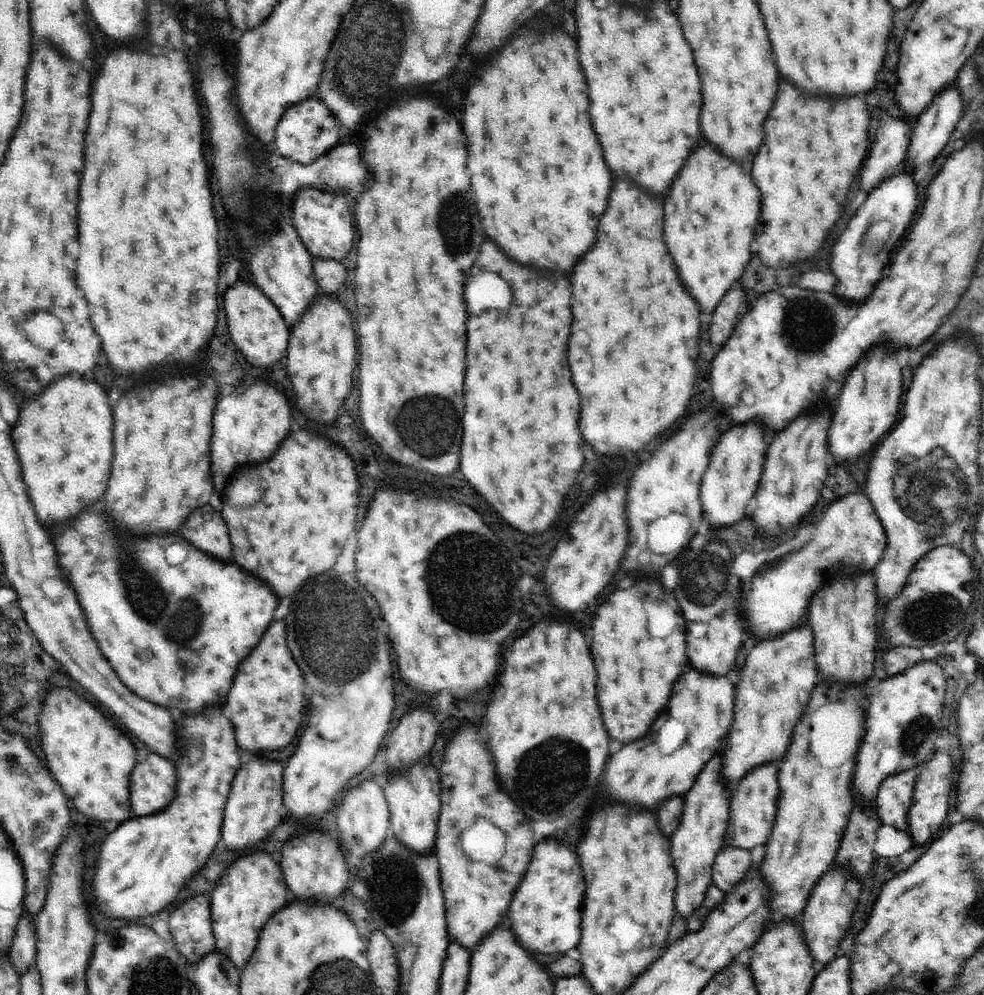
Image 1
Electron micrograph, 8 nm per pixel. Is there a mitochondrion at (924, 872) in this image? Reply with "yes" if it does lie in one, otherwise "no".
no

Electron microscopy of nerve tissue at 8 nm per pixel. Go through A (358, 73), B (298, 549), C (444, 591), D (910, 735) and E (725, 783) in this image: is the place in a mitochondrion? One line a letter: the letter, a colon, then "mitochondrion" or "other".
A: mitochondrion
B: other
C: mitochondrion
D: mitochondrion
E: other

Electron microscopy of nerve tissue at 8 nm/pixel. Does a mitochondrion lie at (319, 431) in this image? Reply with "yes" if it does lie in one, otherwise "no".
no

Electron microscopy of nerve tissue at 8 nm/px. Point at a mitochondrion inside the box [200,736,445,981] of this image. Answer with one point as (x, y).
(387, 898)

